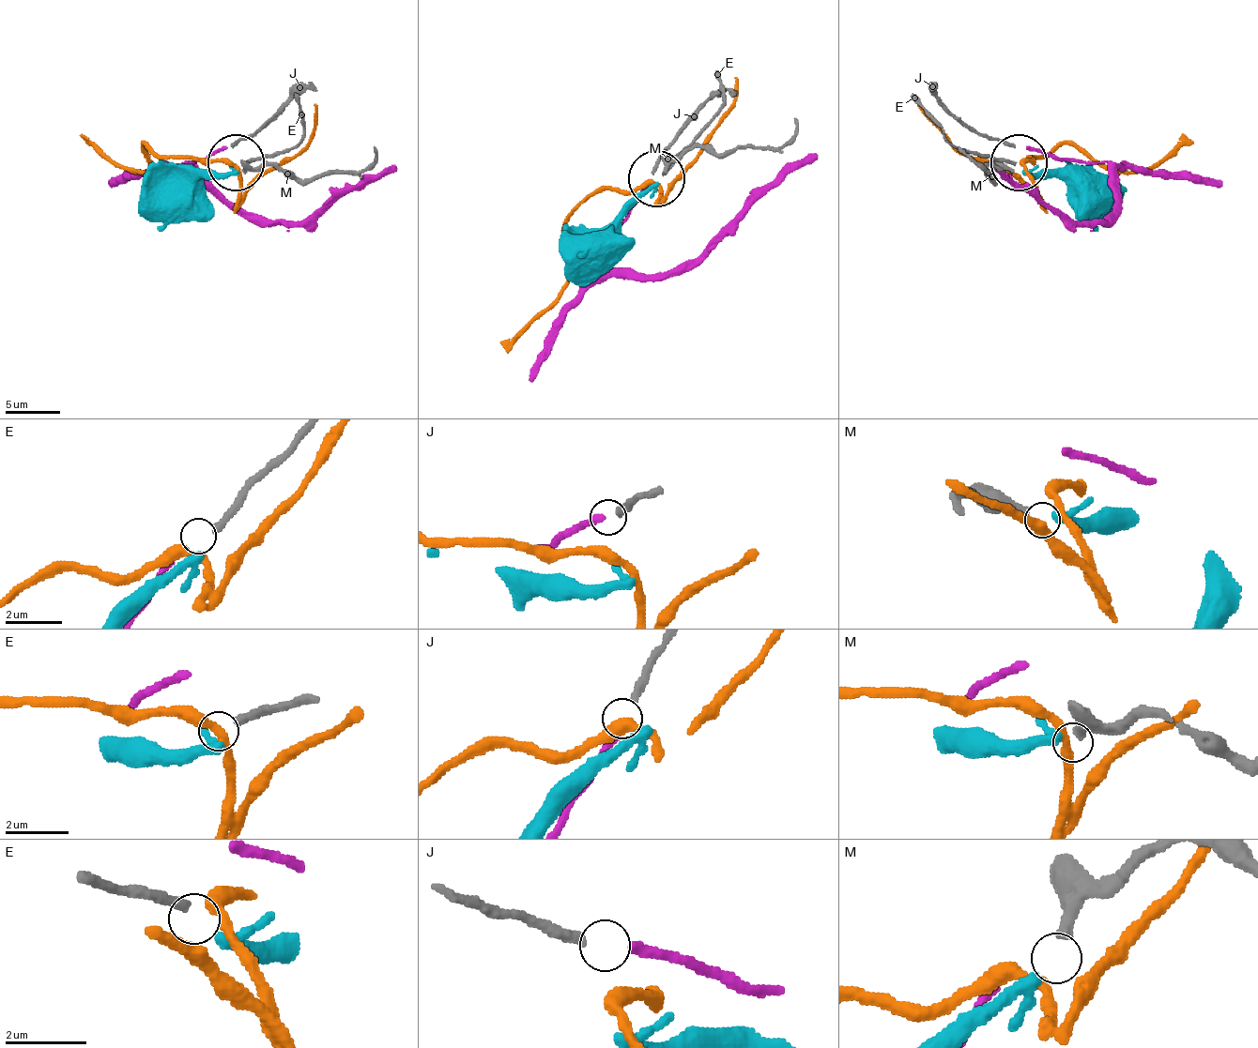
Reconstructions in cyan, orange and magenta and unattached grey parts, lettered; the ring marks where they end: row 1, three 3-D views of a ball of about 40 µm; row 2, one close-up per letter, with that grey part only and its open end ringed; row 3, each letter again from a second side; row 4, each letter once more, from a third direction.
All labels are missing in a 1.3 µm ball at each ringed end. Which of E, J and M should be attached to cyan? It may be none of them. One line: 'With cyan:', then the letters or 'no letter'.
With cyan: M

